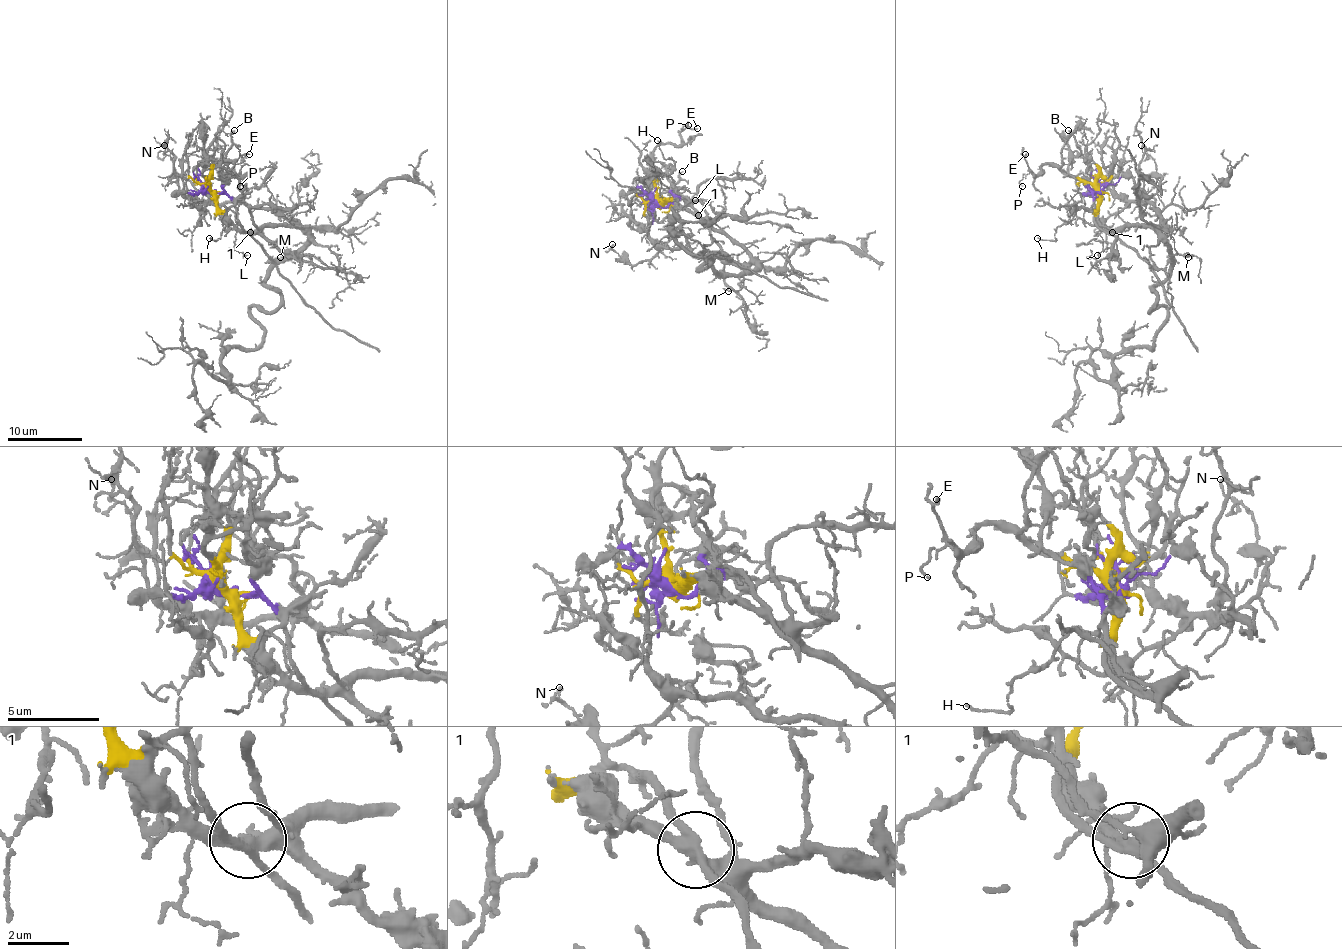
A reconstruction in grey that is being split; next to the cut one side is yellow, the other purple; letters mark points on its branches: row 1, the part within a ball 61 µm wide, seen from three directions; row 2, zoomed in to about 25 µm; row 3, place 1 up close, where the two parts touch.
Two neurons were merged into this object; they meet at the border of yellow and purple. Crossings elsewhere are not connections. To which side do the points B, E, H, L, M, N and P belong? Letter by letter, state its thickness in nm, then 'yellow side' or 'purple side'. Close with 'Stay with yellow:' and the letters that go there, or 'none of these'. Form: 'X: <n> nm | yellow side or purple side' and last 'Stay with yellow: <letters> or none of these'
B: 140 nm | yellow side
E: 120 nm | yellow side
H: 130 nm | yellow side
L: 160 nm | yellow side
M: 130 nm | yellow side
N: 110 nm | yellow side
P: 110 nm | yellow side
Stay with yellow: B, E, H, L, M, N, P

